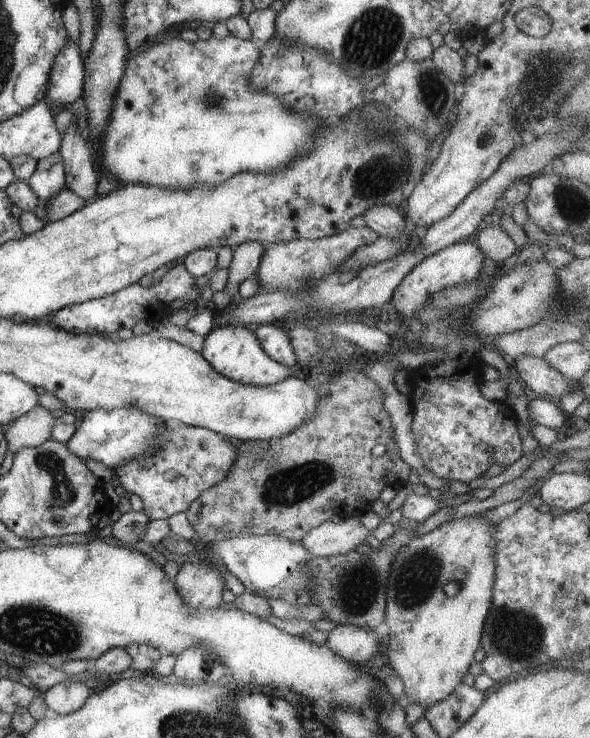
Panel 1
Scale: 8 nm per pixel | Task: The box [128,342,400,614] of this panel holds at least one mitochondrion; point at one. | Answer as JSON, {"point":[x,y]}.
{"point":[289,489]}

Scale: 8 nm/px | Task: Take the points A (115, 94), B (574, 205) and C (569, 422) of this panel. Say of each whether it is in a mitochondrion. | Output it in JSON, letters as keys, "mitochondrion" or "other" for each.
{"A":"other","B":"mitochondrion","C":"other"}

